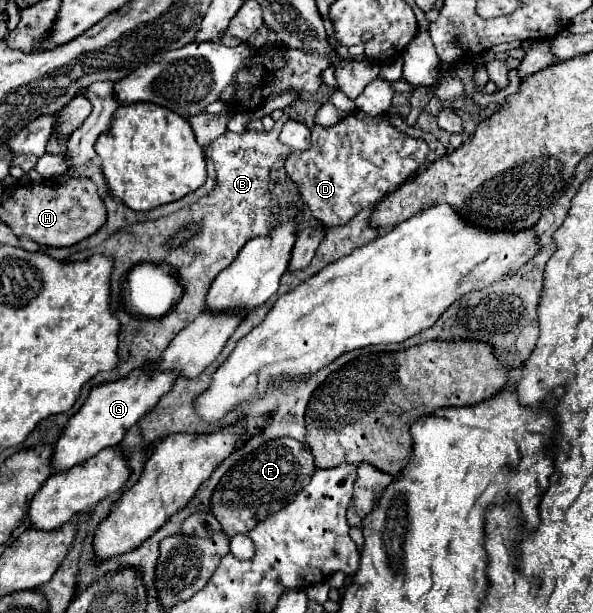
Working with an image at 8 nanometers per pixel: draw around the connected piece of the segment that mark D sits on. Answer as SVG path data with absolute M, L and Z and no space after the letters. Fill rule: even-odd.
M356 110L330 128L316 124L312 128L312 146L304 152L290 154L286 158L286 172L288 178L300 188L302 200L312 210L316 220L332 228L350 222L360 210L376 206L380 198L396 190L396 186L400 186L408 176L418 172L424 166L426 156L428 144L424 140L414 140L410 136L400 134L394 126L390 126L390 122L384 116L368 116L362 110Z

